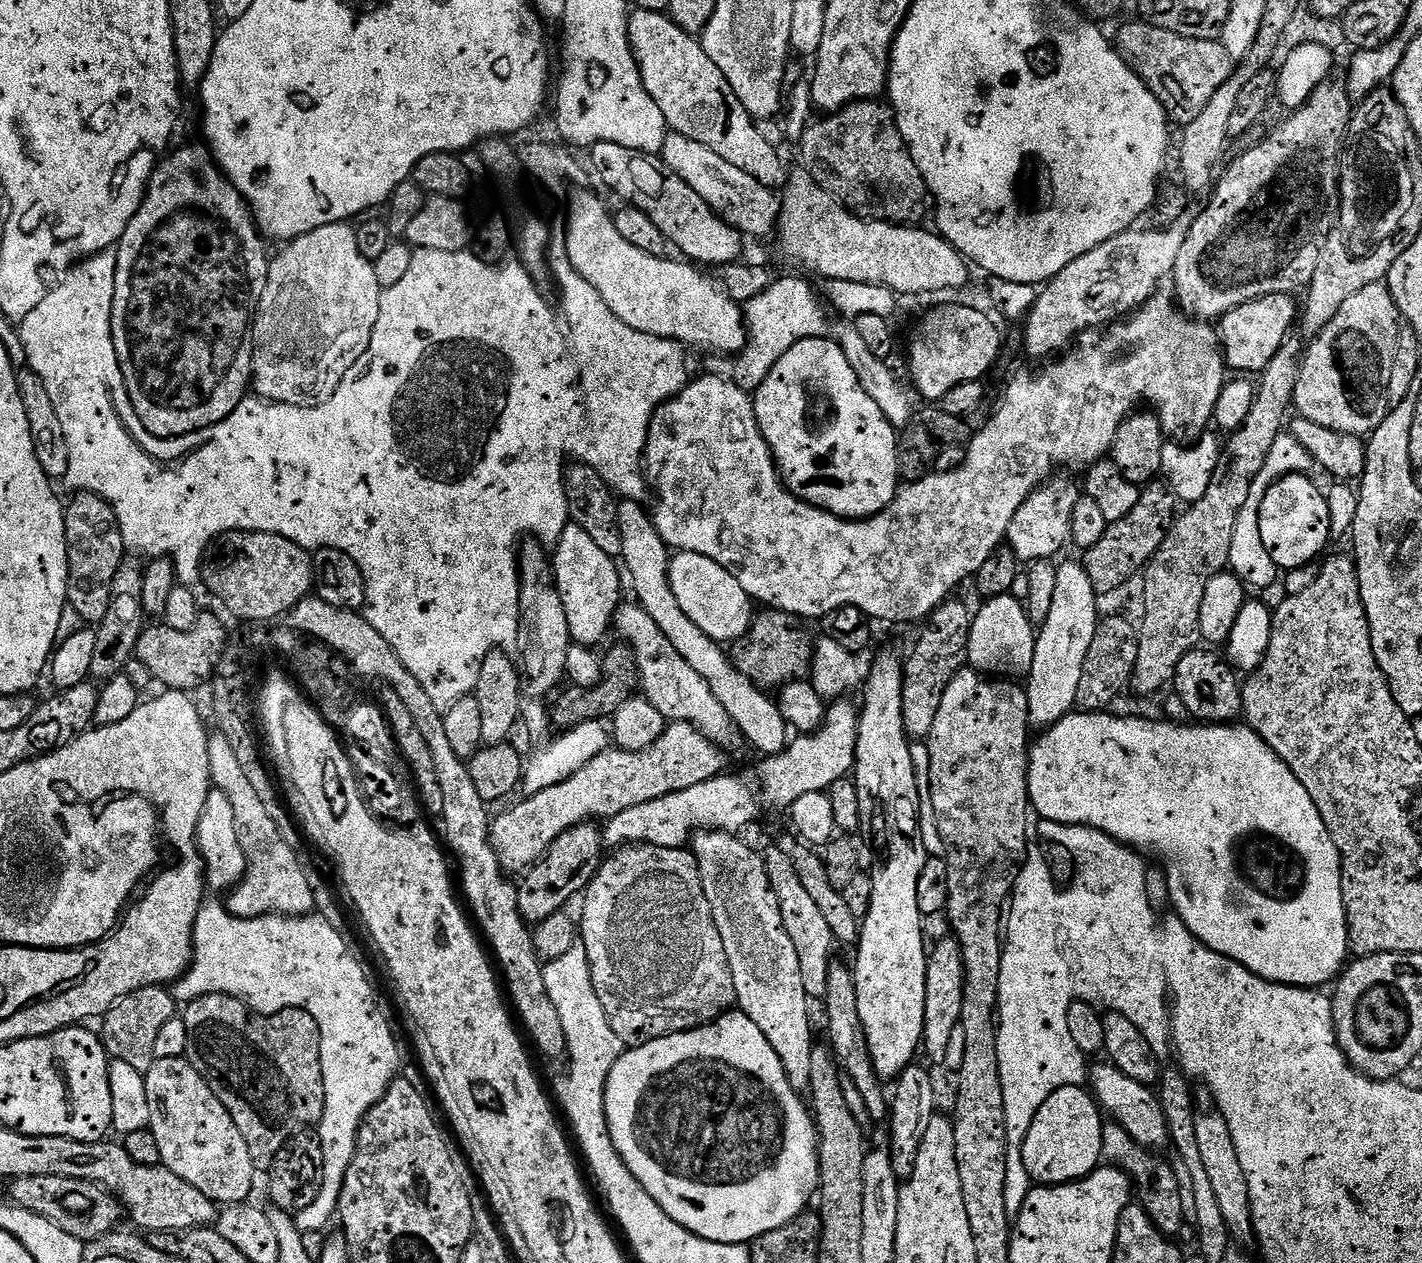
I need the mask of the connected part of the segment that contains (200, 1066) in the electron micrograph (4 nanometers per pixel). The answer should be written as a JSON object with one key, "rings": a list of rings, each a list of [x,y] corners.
{"rings":[[[224,992],[206,994],[191,1000],[183,1009],[188,1051],[186,1059],[206,1078],[214,1094],[234,1118],[234,1126],[246,1138],[246,1146],[257,1169],[271,1169],[291,1124],[305,1120],[308,1124],[324,1120],[324,1083],[320,1065],[320,1027],[305,1008],[282,1008],[267,1014],[247,1008],[241,1000]]]}

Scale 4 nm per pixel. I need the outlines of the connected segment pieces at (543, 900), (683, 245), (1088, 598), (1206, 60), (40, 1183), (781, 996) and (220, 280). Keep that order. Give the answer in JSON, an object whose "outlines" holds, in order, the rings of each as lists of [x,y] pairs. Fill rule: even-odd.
{"outlines":[[[[585,822],[561,834],[539,861],[527,869],[523,877],[525,880],[519,881],[518,906],[529,925],[535,926],[550,918],[565,907],[564,903],[571,896],[579,897],[587,889],[602,863],[600,851],[605,851],[606,848],[601,829],[594,825],[595,823]]],[[[614,142],[592,145],[590,155],[601,182],[610,191],[617,192],[627,205],[648,215],[650,222],[662,230],[669,245],[681,252],[681,257],[700,266],[723,266],[737,263],[741,259],[740,251],[743,250],[745,241],[739,230],[721,220],[706,202],[702,202],[698,194],[694,194],[694,190],[690,190],[682,177],[668,168],[659,155],[630,150]]],[[[1068,560],[1063,565],[1062,563],[1057,567],[1056,573],[1058,574],[1058,586],[1054,586],[1054,602],[1050,606],[1050,618],[1046,618],[1046,622],[1039,625],[1038,635],[1036,637],[1036,649],[1034,650],[1034,662],[1032,668],[1028,671],[1026,677],[1026,691],[1028,694],[1028,718],[1033,729],[1040,728],[1039,730],[1047,730],[1061,720],[1063,716],[1069,715],[1077,707],[1076,699],[1078,698],[1078,686],[1082,682],[1082,674],[1086,666],[1086,654],[1090,654],[1090,642],[1094,642],[1094,634],[1096,633],[1096,625],[1098,623],[1098,615],[1096,616],[1096,603],[1098,597],[1094,586],[1090,582],[1090,574],[1086,574],[1083,563]]],[[[1135,22],[1128,24],[1117,36],[1114,47],[1138,78],[1158,98],[1173,125],[1183,126],[1194,122],[1206,102],[1232,77],[1232,56],[1223,48],[1220,40],[1199,40],[1162,30],[1153,24]]],[[[22,1176],[13,1179],[11,1184],[12,1200],[17,1209],[44,1216],[81,1242],[91,1242],[117,1231],[122,1205],[107,1188],[98,1184],[57,1176]]],[[[731,832],[695,833],[690,851],[696,858],[702,890],[722,934],[722,946],[726,946],[726,958],[730,962],[730,974],[734,978],[736,1004],[766,1034],[766,1042],[792,1044],[792,1060],[796,1064],[784,1064],[786,1074],[796,1091],[807,1093],[810,1086],[810,1058],[812,1020],[808,1017],[810,998],[806,986],[802,986],[802,966],[798,966],[798,950],[786,934],[778,898],[768,881],[764,857],[759,851],[747,848],[739,835]],[[800,1044],[800,1052],[796,1052]]],[[[203,143],[188,144],[185,148],[180,148],[176,153],[165,155],[163,159],[156,165],[156,171],[152,173],[151,180],[148,181],[148,191],[144,194],[144,200],[138,206],[138,214],[134,214],[134,218],[130,218],[130,226],[126,226],[126,230],[122,234],[120,243],[115,245],[116,253],[116,277],[114,278],[114,306],[112,307],[112,337],[114,338],[114,350],[116,351],[116,363],[120,365],[119,379],[124,380],[124,388],[128,391],[128,400],[132,403],[132,408],[136,411],[136,416],[140,419],[140,424],[152,436],[161,436],[162,439],[171,441],[178,436],[185,436],[191,432],[197,432],[203,428],[214,426],[218,422],[222,422],[228,415],[235,410],[236,407],[244,401],[244,397],[249,395],[250,381],[252,378],[252,362],[247,355],[240,356],[240,352],[247,353],[250,348],[250,341],[244,337],[244,320],[253,320],[256,311],[256,305],[262,294],[262,290],[266,286],[266,278],[268,277],[268,266],[270,263],[270,252],[264,249],[265,237],[262,235],[253,215],[251,208],[244,202],[238,189],[228,177],[224,175],[224,171],[220,169],[220,165],[216,163],[215,156]]]]}

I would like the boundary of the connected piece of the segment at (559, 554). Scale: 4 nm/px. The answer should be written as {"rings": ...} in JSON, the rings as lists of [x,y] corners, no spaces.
{"rings":[[[570,522],[562,530],[560,541],[554,545],[554,555],[551,557],[551,562],[552,575],[556,582],[558,594],[562,598],[562,606],[566,610],[566,622],[573,641],[585,646],[597,646],[596,644],[603,642],[608,628],[610,632],[613,627],[616,609],[622,603],[622,597],[620,597],[620,576],[622,580],[622,572],[617,561],[605,554],[590,539],[590,534],[586,534],[586,530],[582,530],[582,526]]]}

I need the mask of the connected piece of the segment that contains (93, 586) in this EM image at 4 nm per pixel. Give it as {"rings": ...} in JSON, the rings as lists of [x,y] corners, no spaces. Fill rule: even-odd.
{"rings":[[[83,490],[77,491],[64,510],[66,546],[68,547],[68,604],[84,619],[88,626],[99,626],[110,610],[110,594],[117,583],[116,570],[112,564],[119,552],[125,551],[120,523],[114,510],[97,496]],[[94,520],[92,526],[78,526]]]}

